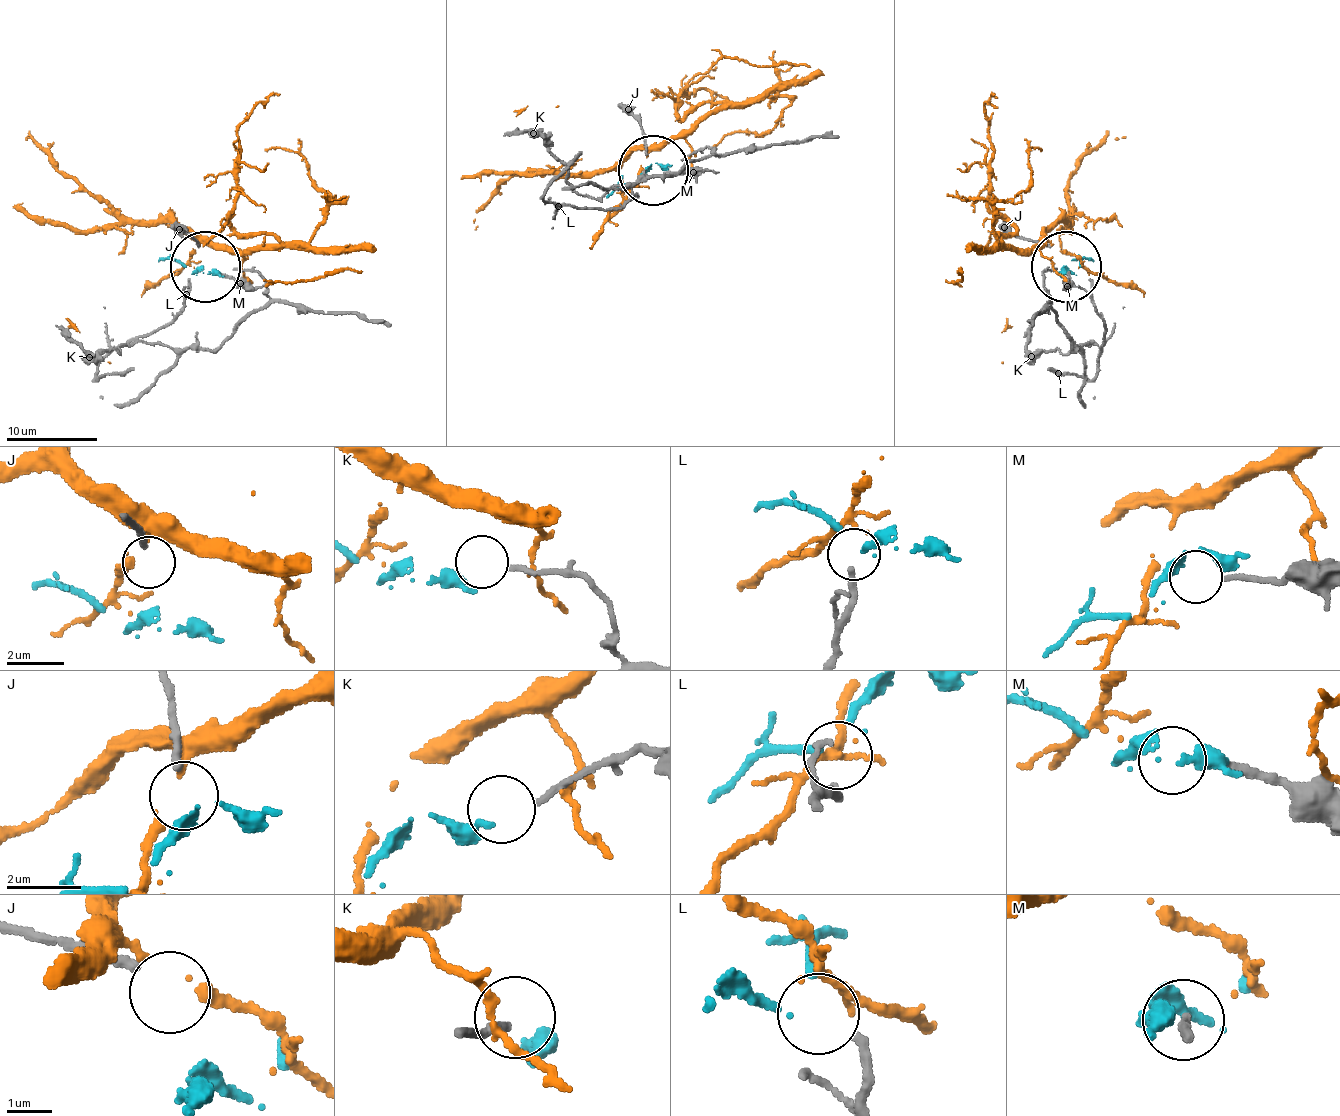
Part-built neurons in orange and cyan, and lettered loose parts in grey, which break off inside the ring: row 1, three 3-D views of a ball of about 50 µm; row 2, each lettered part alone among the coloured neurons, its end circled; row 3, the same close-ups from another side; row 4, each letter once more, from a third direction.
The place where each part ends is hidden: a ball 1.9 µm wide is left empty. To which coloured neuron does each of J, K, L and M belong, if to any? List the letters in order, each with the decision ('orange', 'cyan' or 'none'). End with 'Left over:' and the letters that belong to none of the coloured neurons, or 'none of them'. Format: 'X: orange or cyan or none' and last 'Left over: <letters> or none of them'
J: none
K: none
L: cyan
M: none
Left over: J, K, M

